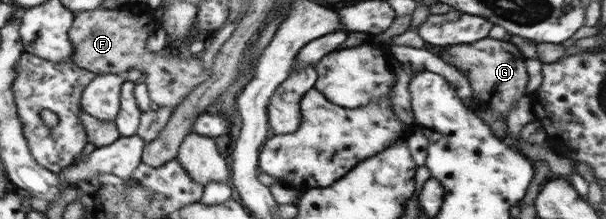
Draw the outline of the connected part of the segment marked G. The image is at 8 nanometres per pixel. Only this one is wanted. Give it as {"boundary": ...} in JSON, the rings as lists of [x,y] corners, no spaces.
{"boundary":[[[485,37],[472,44],[448,46],[447,51],[452,57],[452,66],[470,80],[473,95],[478,103],[486,103],[488,109],[502,118],[506,119],[512,105],[527,94],[529,75],[525,65],[526,59],[508,38],[498,40]]]}

